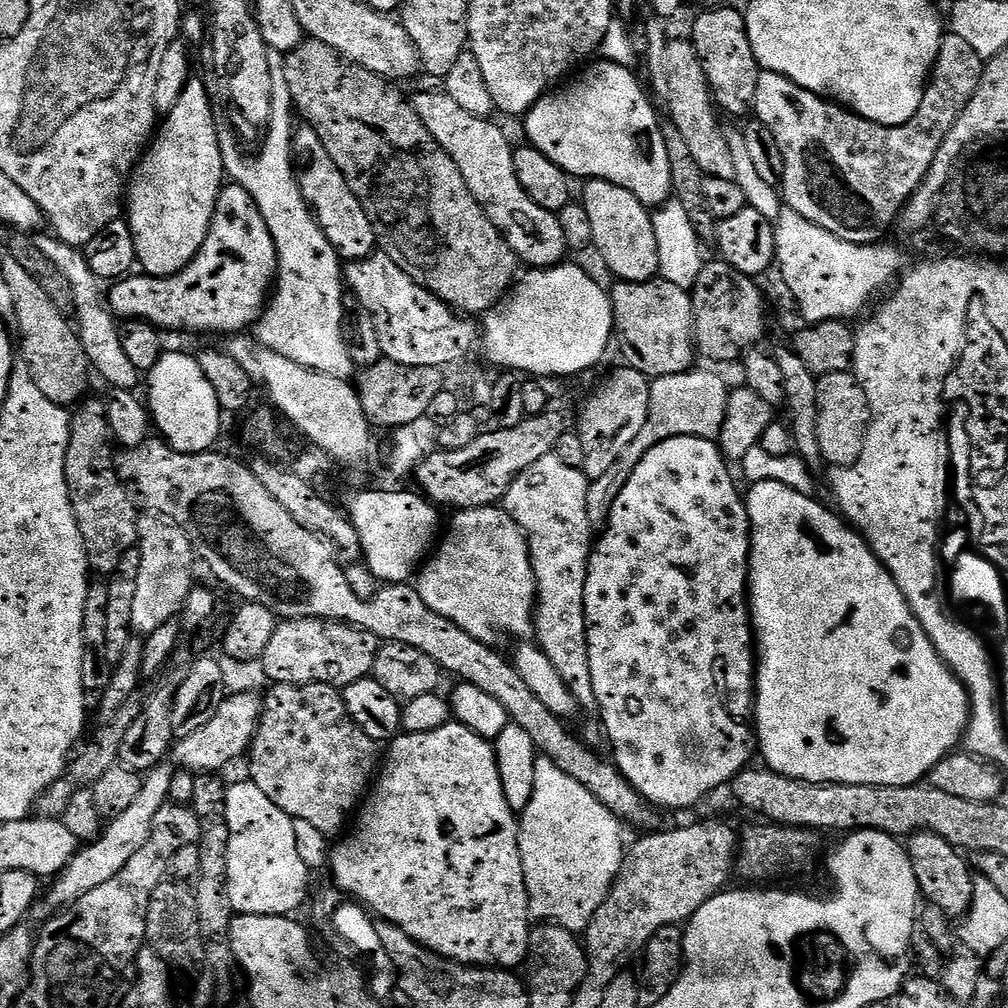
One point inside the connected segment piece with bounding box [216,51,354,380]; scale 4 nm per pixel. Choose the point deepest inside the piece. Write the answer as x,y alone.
303,319

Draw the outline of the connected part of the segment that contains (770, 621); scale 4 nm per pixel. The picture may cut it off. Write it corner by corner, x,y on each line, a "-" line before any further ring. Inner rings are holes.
771,480
771,481
770,481
770,482
758,482
758,483
757,483
757,484
752,484
752,485
751,485
751,487
749,487
749,489
750,489
750,490
749,490
749,492
746,492
746,503
747,503
747,506
748,506
748,527
749,527
749,529
750,529
750,547
749,547
749,550
748,550
748,595
749,595
749,597
750,597
750,611
751,611
751,614
752,614
752,630
753,630
753,633
754,633
754,648
755,648
755,651
756,651
756,652
757,652
757,653
758,653
758,663
757,663
757,664
756,664
756,665
755,665
755,668
754,668
754,731
755,731
755,733
756,733
756,739
757,739
757,741
758,741
758,752
759,752
759,755
761,755
761,754
762,754
762,755
764,755
764,760
763,760
763,763
764,763
764,764
765,764
765,765
767,765
767,767
769,767
769,768
771,768
771,769
772,769
772,771
774,771
774,772
777,772
777,773
778,773
778,774
782,774
782,775
783,775
783,776
789,776
789,777
790,777
790,778
794,778
794,779
795,779
795,780
805,780
805,781
806,781
806,783
808,783
808,784
869,784
869,785
870,785
870,786
910,786
910,785
911,785
911,784
919,784
919,783
921,783
921,781
923,781
923,780
924,780
924,779
925,779
925,777
927,777
927,775
928,775
928,773
929,773
929,772
931,772
931,770
932,770
932,767
933,767
933,766
934,766
934,765
935,765
935,764
937,764
937,762
939,762
939,761
940,761
940,759
942,759
942,758
943,758
943,756
947,756
947,755
949,755
949,753
951,753
951,752
952,752
952,751
953,751
953,749
955,749
955,748
956,748
956,747
957,747
957,745
956,745
956,746
955,746
955,744
956,744
956,743
958,743
958,742
959,742
959,740
960,740
960,743
961,743
961,740
962,740
962,737
963,737
963,736
964,736
964,735
965,735
965,733
967,733
967,730
968,730
968,717
969,717
969,715
970,715
970,705
969,705
969,702
968,702
968,692
967,692
967,691
966,691
966,690
965,690
965,688
964,688
964,683
963,683
963,682
962,682
962,681
961,681
961,680
960,680
960,677
959,677
959,676
957,676
957,675
955,675
955,674
954,674
954,673
953,673
953,671
952,671
952,669
951,669
951,668
949,668
949,667
948,667
948,665
947,665
947,664
945,664
945,663
944,663
944,659
942,659
942,658
941,658
941,656
940,656
940,655
939,655
939,654
937,654
937,652
936,652
936,648
935,648
935,646
933,646
933,644
932,644
932,643
931,643
931,642
930,642
930,638
929,638
929,637
928,637
928,635
927,635
927,634
926,634
926,630
925,630
925,629
924,629
924,628
923,628
923,627
922,627
922,625
920,625
920,620
919,620
919,618
918,618
918,617
917,617
917,616
915,616
915,614
913,614
913,613
912,613
912,611
911,611
911,610
910,610
910,606
909,606
909,605
908,605
908,603
907,603
907,602
906,602
906,598
905,598
905,597
904,597
904,595
903,595
903,594
902,594
902,590
898,590
898,586
897,586
897,585
896,585
896,583
895,583
895,582
894,582
894,578
893,578
893,577
892,577
892,575
890,575
890,574
889,574
889,572
887,572
887,571
886,571
886,570
885,570
885,569
884,569
884,563
883,563
883,562
881,562
881,561
880,561
880,560
879,560
879,558
877,558
877,557
876,557
876,555
875,555
875,554
874,554
874,553
872,553
872,547
871,547
871,546
869,546
869,545
868,545
868,541
867,541
867,540
865,540
865,539
864,539
864,537
863,537
863,535
861,535
861,533
859,533
859,532
857,532
857,531
856,531
856,529
855,529
855,528
853,528
853,527
851,527
851,526
849,526
849,525
848,525
848,524
847,524
847,523
845,523
845,521
844,521
844,520
843,520
843,519
841,519
841,517
840,517
840,516
839,516
839,515
837,515
837,513
836,513
836,512
835,512
835,511
833,511
833,512
834,512
834,513
832,513
832,512
831,512
831,510
830,510
830,509
828,509
828,508
827,508
827,506
826,506
826,505
824,505
824,504
819,504
819,502
818,502
818,501
816,501
816,500
815,500
815,498
814,498
814,497
812,497
812,496
808,496
808,495
809,495
809,493
808,493
808,492
807,492
807,491
803,491
803,492
799,492
799,491
798,491
798,490
794,490
794,489
793,489
793,488
791,488
791,487
790,487
790,486
782,486
782,482
774,482
774,481
773,481
773,480

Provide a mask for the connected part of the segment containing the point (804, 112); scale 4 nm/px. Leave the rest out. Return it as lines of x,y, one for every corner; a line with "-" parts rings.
953,34
945,35
924,90
922,106
918,106
918,114
914,114
910,122
900,124
897,128
886,128
883,124
870,122
823,96
814,95
782,74
761,71
754,116
759,123
766,125
770,134
774,134
774,139
778,141
778,150
782,150
783,203
802,214
802,218
806,218
814,226
822,226
822,230
846,242
881,243
885,239
884,235
899,221
905,202
926,178
930,162
934,162
934,154
938,154
946,134
950,134
950,126
958,122
958,114
962,114
962,110
966,110
966,102
974,98
974,90
978,90
984,66
985,61
965,39

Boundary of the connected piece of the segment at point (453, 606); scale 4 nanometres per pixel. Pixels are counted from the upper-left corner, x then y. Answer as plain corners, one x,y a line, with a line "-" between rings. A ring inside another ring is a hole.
493,506
491,508
466,508
457,511
453,516
456,517
452,520
452,529
448,533
446,531
443,533
442,543
431,553
430,559
419,569
418,575
415,577
414,586
418,590
422,602
426,602
426,606
430,606
430,610
442,614
442,618
448,618
450,622
454,622
454,626
466,630
466,634
478,638
483,644
495,645
497,643
496,636
500,635
520,636
516,638
531,637
534,632
534,613
537,602
536,579
534,578
534,570
532,569
532,559
528,557
527,536
525,536
523,530
514,522
514,518
500,506

